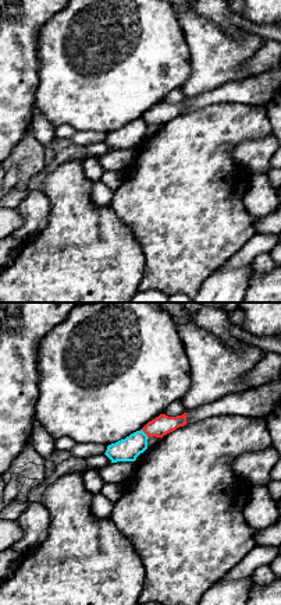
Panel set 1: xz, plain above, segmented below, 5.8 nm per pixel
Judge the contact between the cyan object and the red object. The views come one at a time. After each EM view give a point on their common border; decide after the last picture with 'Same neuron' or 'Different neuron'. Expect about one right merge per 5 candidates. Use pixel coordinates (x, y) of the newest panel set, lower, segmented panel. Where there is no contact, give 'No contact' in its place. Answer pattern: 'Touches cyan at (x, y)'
Touches cyan at (145, 434)

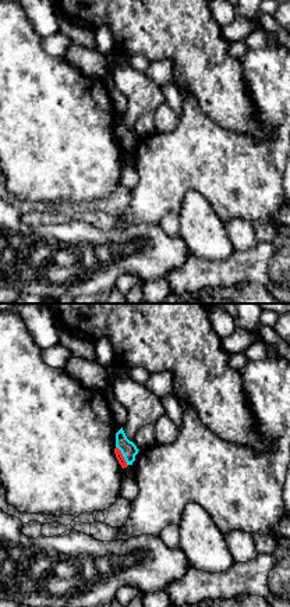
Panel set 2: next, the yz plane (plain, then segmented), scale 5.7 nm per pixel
Touches cyan at (123, 455)

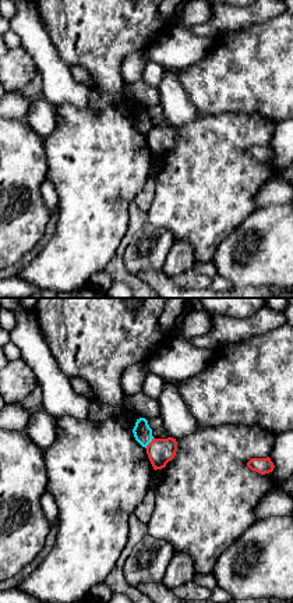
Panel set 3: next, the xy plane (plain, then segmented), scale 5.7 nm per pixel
Touches cyan at (149, 442)

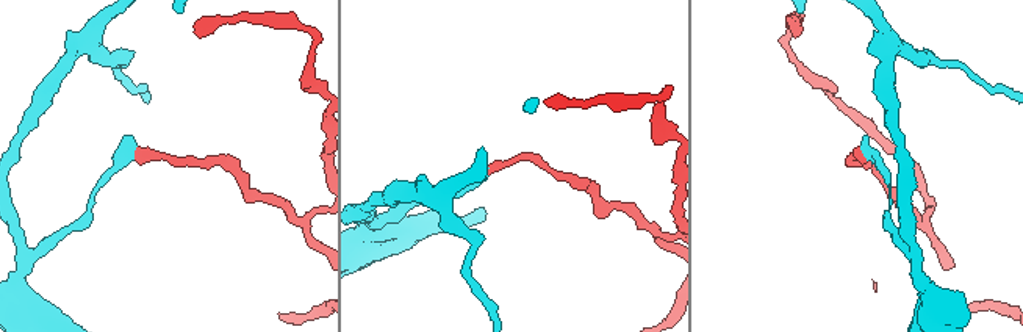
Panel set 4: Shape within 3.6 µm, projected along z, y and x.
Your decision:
Different neuron

